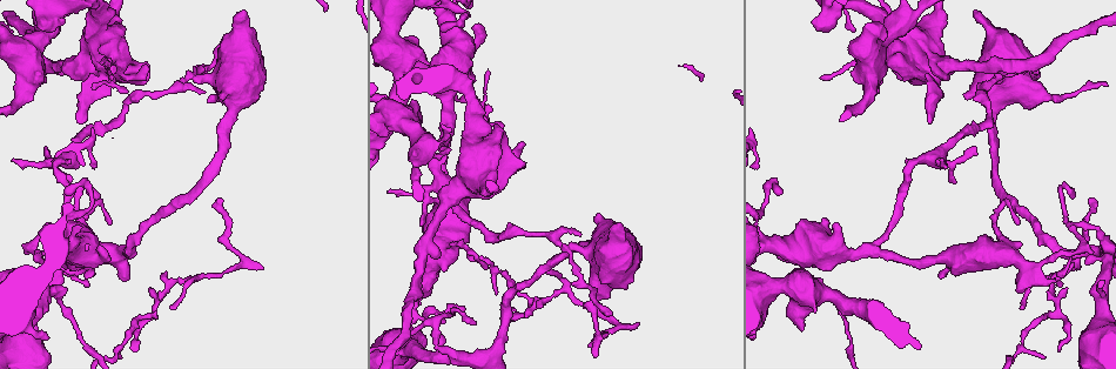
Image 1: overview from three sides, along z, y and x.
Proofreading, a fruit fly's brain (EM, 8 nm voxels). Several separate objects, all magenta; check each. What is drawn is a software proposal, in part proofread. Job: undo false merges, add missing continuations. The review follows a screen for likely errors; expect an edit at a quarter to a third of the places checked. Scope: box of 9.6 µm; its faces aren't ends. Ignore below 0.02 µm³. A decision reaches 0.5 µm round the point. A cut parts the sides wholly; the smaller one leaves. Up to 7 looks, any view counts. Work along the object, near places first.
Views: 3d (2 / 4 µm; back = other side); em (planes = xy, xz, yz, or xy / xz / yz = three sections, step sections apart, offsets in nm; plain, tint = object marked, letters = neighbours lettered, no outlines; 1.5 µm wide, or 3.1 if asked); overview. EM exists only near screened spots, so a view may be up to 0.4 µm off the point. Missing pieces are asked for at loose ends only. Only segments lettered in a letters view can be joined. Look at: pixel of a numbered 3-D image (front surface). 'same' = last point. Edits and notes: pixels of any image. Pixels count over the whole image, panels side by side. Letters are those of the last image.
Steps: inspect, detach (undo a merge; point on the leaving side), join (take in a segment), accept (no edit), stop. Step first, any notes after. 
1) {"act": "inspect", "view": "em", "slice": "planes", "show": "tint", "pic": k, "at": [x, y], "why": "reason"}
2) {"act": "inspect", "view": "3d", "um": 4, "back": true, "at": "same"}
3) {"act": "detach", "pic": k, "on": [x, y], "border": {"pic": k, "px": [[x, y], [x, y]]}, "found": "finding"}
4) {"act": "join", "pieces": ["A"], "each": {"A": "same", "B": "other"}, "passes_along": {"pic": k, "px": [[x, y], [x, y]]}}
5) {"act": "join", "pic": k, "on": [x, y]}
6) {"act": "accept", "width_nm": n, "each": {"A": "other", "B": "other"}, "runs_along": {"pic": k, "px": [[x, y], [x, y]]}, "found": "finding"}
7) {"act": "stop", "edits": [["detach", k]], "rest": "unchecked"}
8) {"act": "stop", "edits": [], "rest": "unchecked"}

{"act": "inspect", "view": "3d", "um": 2, "pic": 1, "at": [769, 188]}

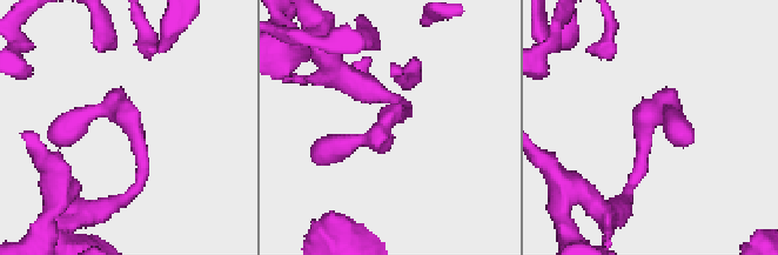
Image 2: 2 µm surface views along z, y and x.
{"act": "inspect", "view": "em", "slice": "planes", "show": "letters", "pic": 2, "at": [645, 116]}

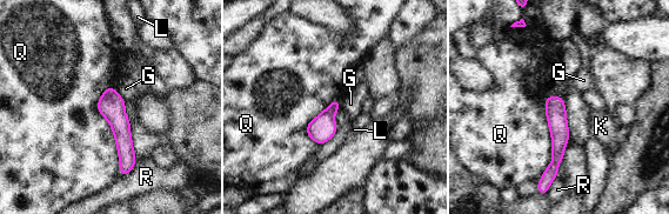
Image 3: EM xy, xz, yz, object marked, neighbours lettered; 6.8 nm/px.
{"act": "accept", "width_nm": 100, "each": {"G": "other", "K": "other", "L": "other", "Q": "other", "R": "other"}, "runs_along": {"pic": 3, "px": [[109, 91], [125, 145], [124, 172]]}, "found": "continuous, no second cell"}

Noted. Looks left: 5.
{"act": "inspect", "view": "3d", "um": 4, "pic": 1, "at": [465, 309], "why": "thin end"}

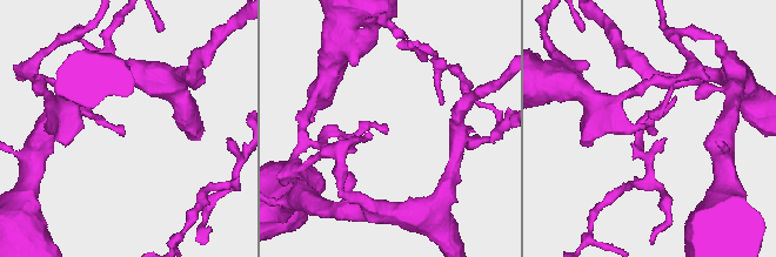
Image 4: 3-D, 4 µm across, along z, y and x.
{"act": "inspect", "view": "em", "slice": "planes", "show": "letters", "pic": 4, "at": [122, 132]}

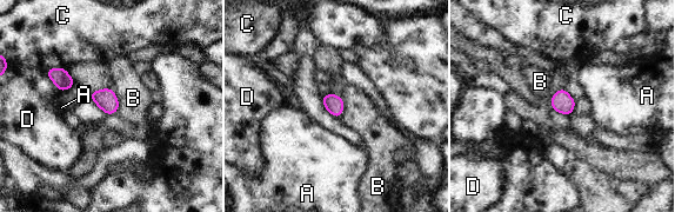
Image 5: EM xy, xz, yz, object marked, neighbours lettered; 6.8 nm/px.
{"act": "accept", "longest_contact_nm": ["B", 180], "each": {"A": "other", "B": "other", "C": "other", "D": "other"}, "border": {"pic": 5, "px": [[111, 87], [118, 101], [117, 112]]}, "found": "none of them fits"}

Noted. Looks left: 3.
{"act": "inspect", "view": "em", "slice": "planes", "show": "letters", "pic": 1, "at": [565, 292], "why": "sharp bend"}

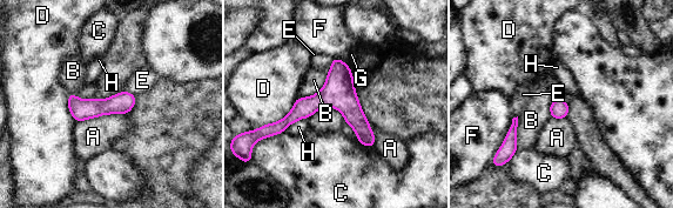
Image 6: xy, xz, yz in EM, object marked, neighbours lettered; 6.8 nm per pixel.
{"act": "accept", "width_nm": 130, "each": {"A": "other", "B": "other", "C": "other", "D": "other", "E": "other", "F": "other", "G": "other", "H": "other"}, "runs_along": {"pic": 6, "px": [[270, 129], [338, 101], [371, 141]]}, "found": "one cell here"}

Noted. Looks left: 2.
{"act": "stop", "edits": [], "rest": "unchecked"}

